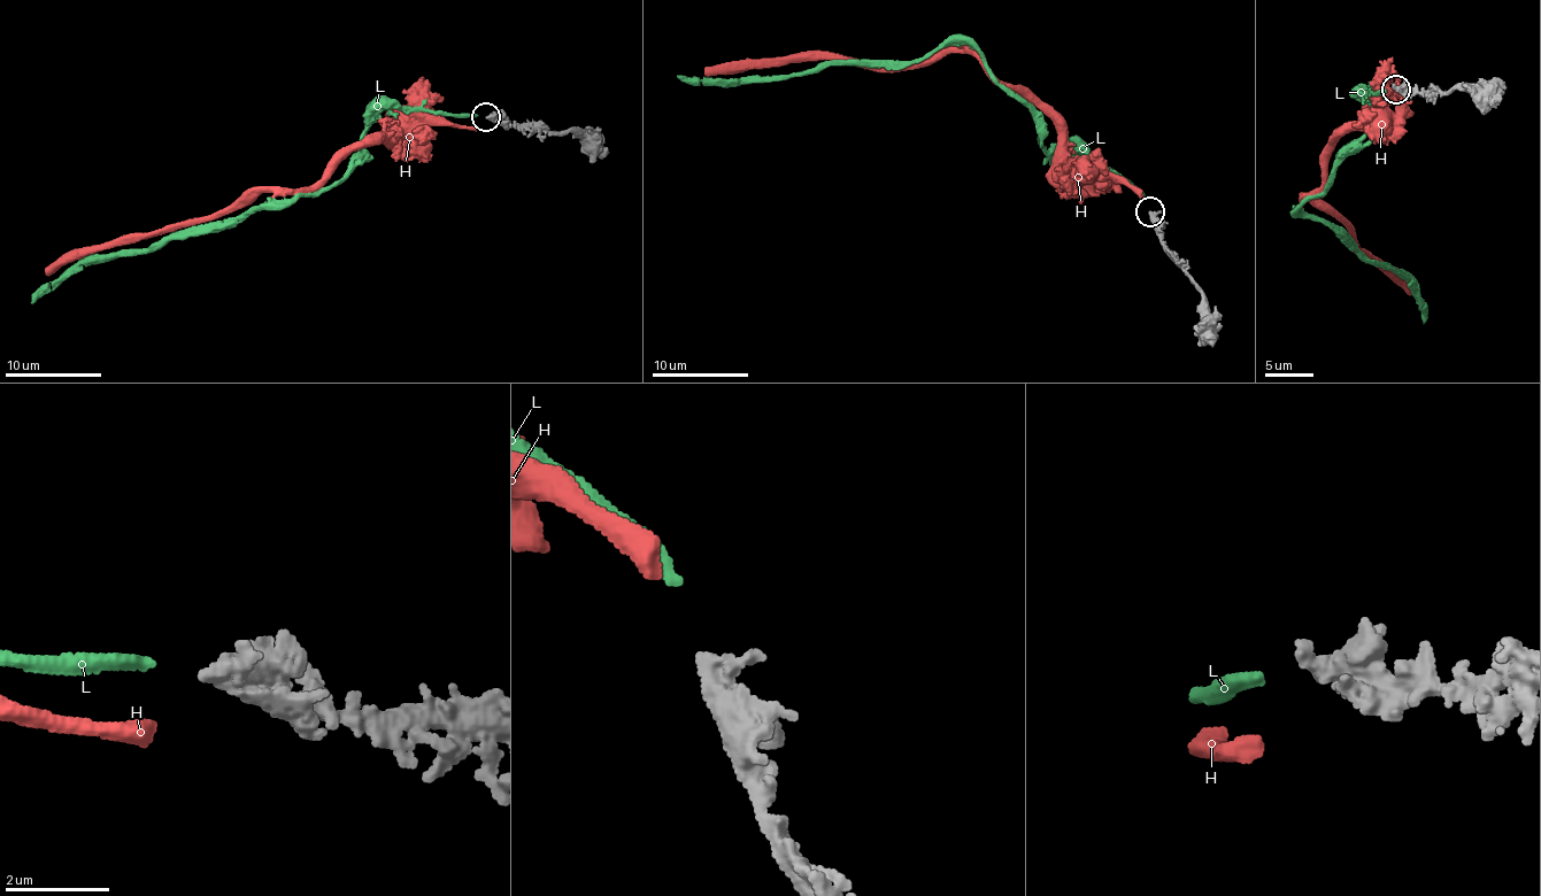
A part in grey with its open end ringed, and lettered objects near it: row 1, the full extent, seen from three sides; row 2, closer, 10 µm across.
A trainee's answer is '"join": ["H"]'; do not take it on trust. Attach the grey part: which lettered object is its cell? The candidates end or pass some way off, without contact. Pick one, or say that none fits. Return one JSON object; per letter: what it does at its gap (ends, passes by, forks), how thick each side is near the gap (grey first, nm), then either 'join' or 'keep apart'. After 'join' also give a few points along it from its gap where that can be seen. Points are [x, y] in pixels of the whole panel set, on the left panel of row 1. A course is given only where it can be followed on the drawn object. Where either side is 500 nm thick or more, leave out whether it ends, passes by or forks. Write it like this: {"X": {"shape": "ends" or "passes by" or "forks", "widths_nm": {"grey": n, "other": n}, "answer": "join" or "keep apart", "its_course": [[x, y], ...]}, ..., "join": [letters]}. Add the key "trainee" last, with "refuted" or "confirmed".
{"H": {"shape": "ends", "widths_nm": {"grey": 420, "other": 400}, "answer": "keep apart"}, "L": {"shape": "ends", "widths_nm": {"grey": 420, "other": 240}, "answer": "join", "its_course": [[477, 116], [384, 109], [351, 170], [320, 193], [82, 260], [31, 304]]}, "join": ["L"], "trainee": "refuted"}

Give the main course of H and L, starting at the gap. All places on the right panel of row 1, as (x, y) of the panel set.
H: (1386, 100), (1372, 120), (1345, 129), (1318, 188), (1306, 194), (1414, 293)
L: (1386, 91), (1358, 95), (1372, 125), (1335, 164), (1322, 192), (1304, 197), (1299, 210), (1407, 276), (1423, 324)

